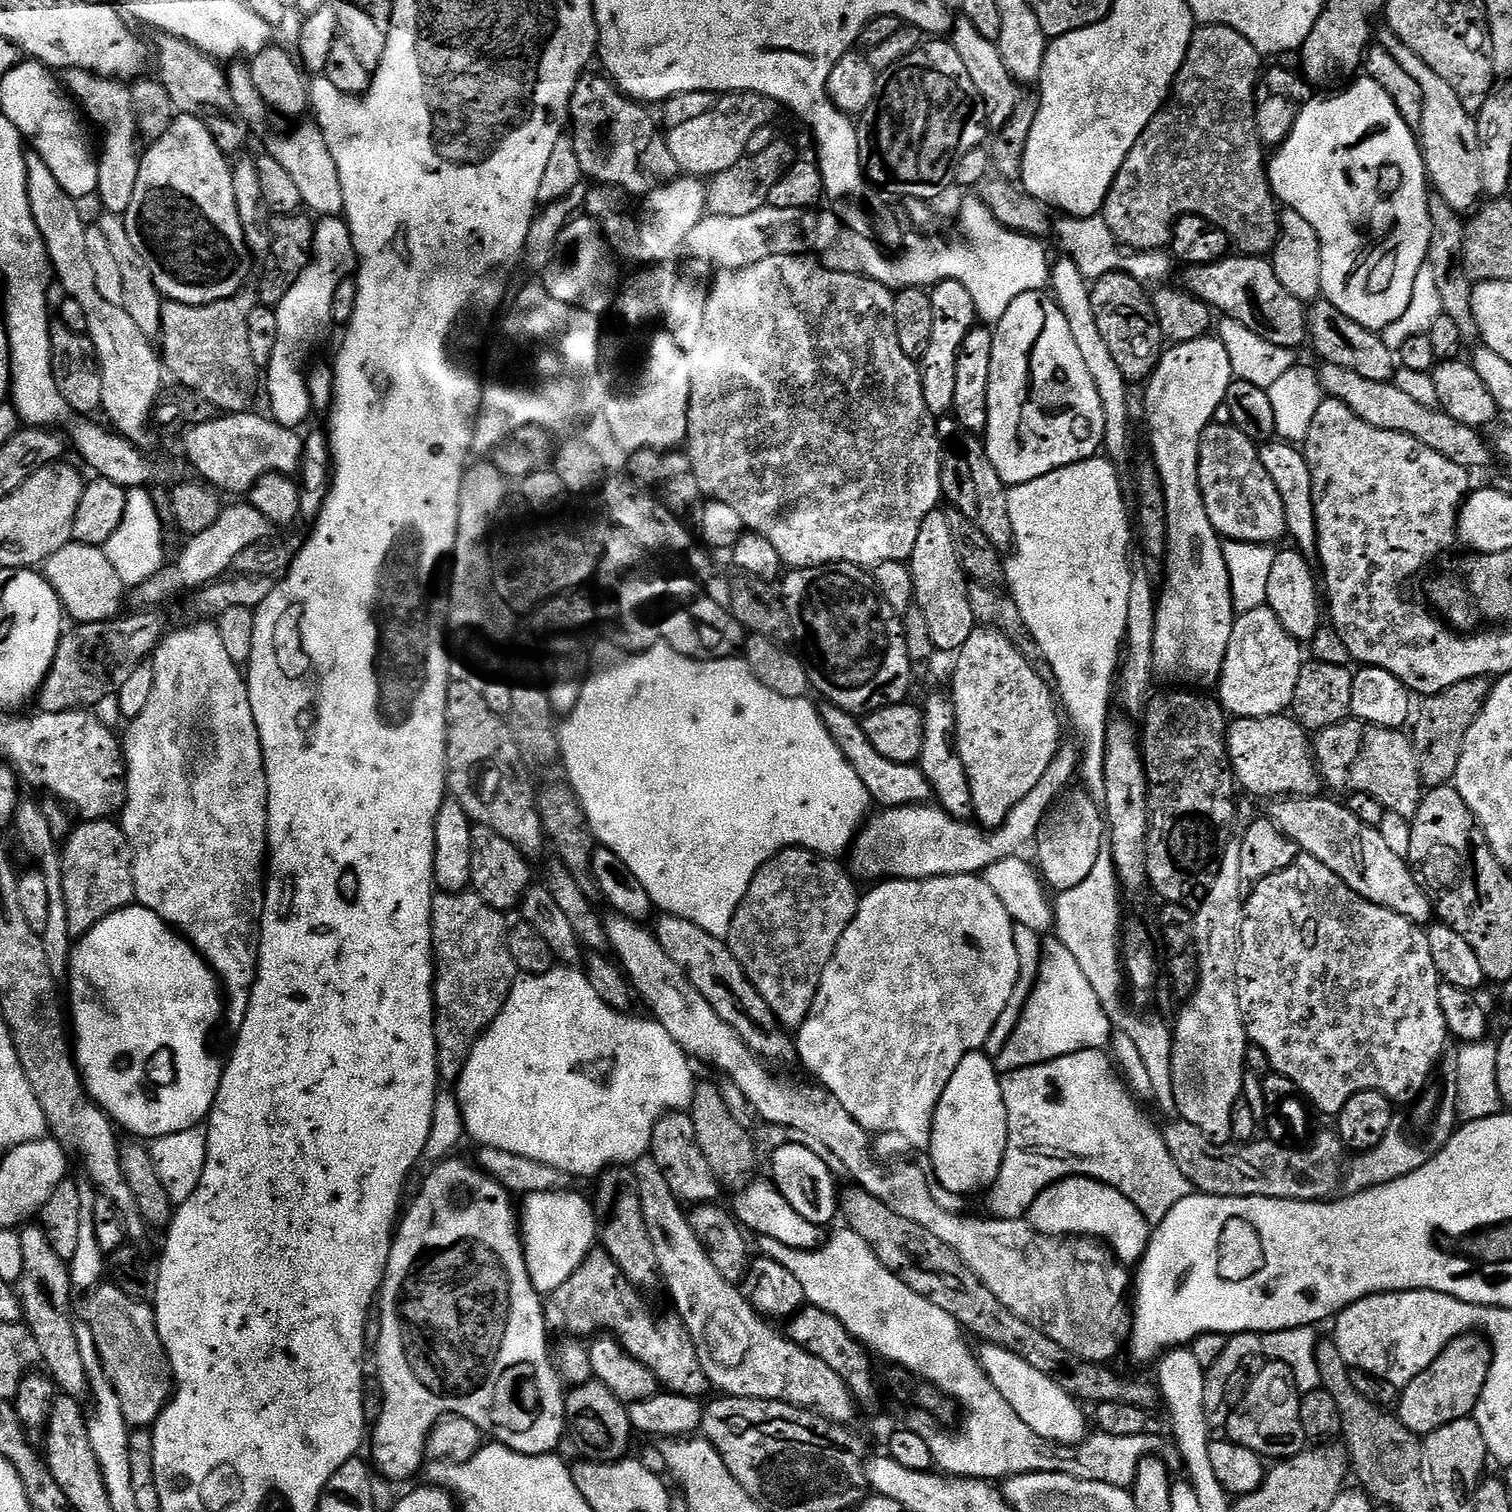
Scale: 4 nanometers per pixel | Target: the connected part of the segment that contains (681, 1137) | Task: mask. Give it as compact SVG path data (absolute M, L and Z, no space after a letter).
M687 1111L668 1112L661 1116L654 1126L650 1154L662 1166L662 1175L670 1190L688 1206L710 1204L719 1201L722 1185L716 1179L714 1170L710 1170L710 1162L706 1162L706 1154L702 1154L702 1146L698 1146L698 1134L694 1134L694 1122Z

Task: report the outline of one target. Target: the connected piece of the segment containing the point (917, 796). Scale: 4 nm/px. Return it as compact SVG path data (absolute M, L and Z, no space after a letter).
M827 702L819 705L820 717L826 726L826 730L834 738L838 750L854 766L854 774L862 778L862 786L866 786L869 796L881 809L885 808L906 808L910 804L922 804L933 799L930 782L922 774L922 770L916 764L899 764L890 762L890 758L882 758L870 738L866 738L861 717L853 716L852 713L842 710L836 704Z

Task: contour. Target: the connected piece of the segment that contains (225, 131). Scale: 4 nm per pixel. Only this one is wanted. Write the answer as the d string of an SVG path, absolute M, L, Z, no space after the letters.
M157 35L154 44L155 75L166 88L175 111L185 116L198 118L210 130L216 145L226 154L233 154L248 140L249 129L240 119L240 111L234 106L225 69L202 49L196 48L180 37Z

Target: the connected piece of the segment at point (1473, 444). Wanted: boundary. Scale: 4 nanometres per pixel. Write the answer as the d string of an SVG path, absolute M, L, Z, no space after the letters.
M1321 363L1318 375L1324 385L1324 391L1333 400L1340 400L1362 422L1370 422L1370 426L1378 426L1378 430L1394 430L1398 434L1410 434L1410 438L1418 438L1422 446L1430 446L1430 450L1438 450L1442 458L1450 458L1458 466L1469 470L1488 468L1494 461L1494 448L1491 443L1483 440L1481 433L1468 424L1458 422L1458 418L1450 418L1439 407L1422 405L1410 398L1403 390L1389 381L1371 381L1362 378L1354 370L1342 369L1341 366Z

